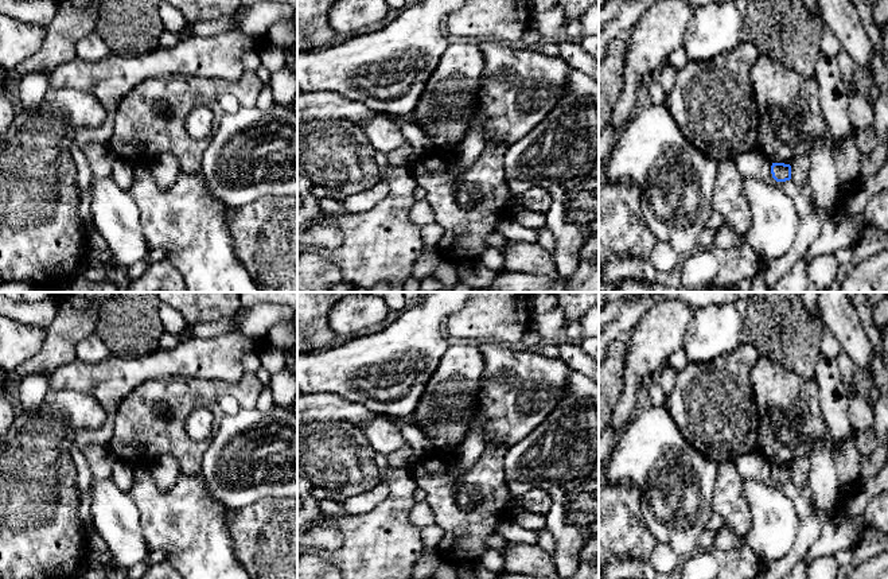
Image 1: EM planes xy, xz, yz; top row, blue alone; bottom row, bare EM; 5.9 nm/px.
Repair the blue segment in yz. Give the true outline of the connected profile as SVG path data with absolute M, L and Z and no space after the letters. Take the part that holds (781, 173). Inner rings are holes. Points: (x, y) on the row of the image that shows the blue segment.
M772 163L771 174L776 182L790 180L791 179L791 166L784 164L784 163Z

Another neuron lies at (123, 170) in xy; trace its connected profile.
M117 158L113 163L113 171L110 176L118 184L121 190L129 191L133 183L133 163Z

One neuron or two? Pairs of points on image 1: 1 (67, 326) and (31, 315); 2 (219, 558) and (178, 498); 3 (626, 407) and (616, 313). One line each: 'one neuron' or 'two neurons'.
1: two neurons
2: one neuron
3: two neurons

